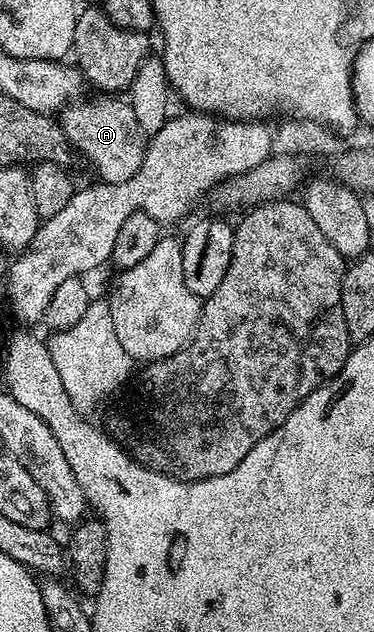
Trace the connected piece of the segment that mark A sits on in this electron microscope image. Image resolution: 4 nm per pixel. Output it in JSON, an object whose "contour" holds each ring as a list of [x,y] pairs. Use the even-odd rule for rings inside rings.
{"contour":[[[120,97],[96,98],[100,99],[81,98],[69,103],[58,122],[66,133],[73,152],[80,154],[81,151],[96,166],[96,171],[100,174],[97,176],[103,182],[121,183],[138,173],[144,160],[146,136],[140,131],[134,109],[128,101]]]}

